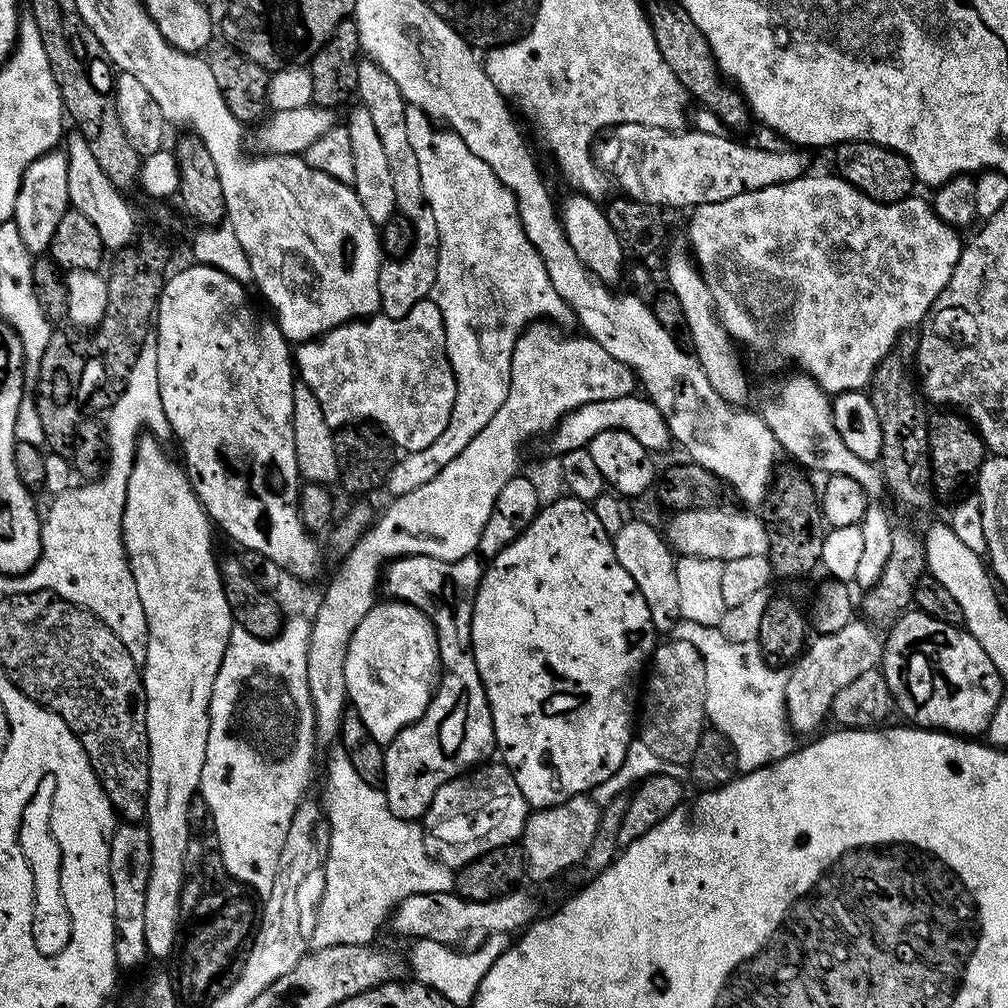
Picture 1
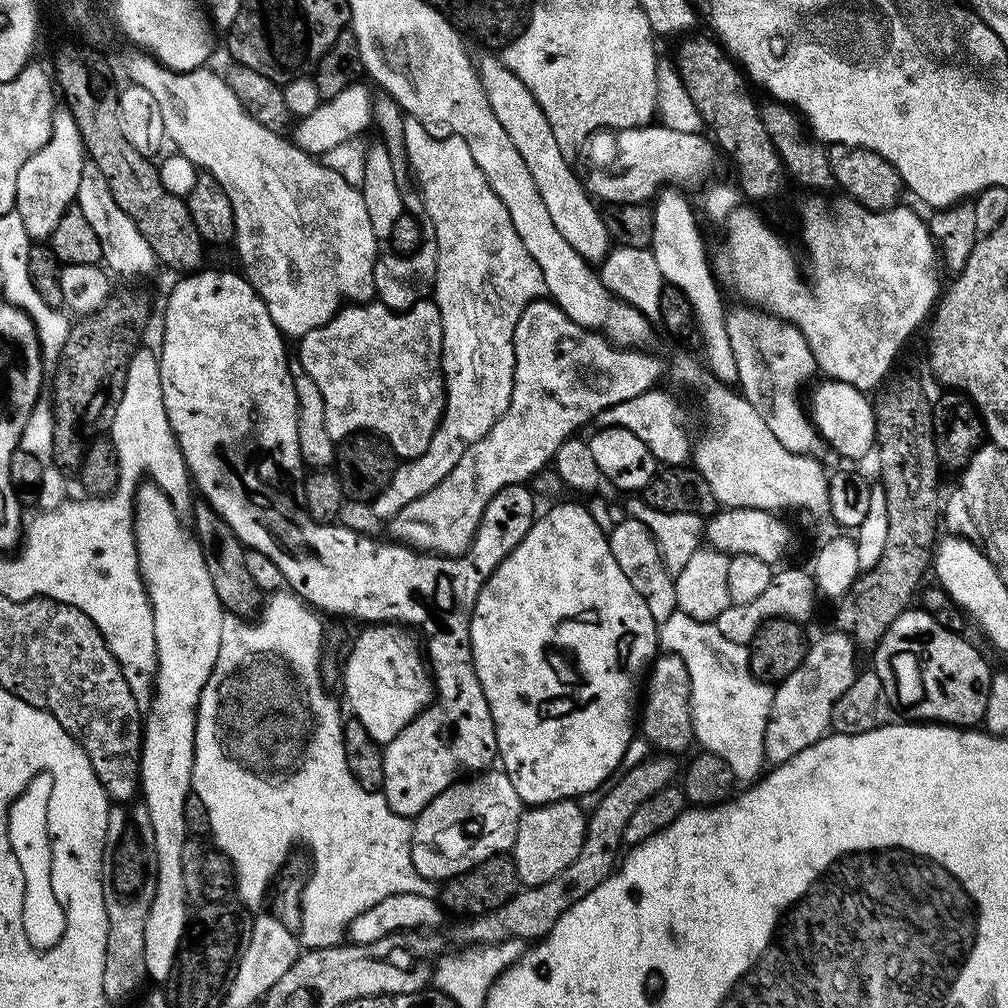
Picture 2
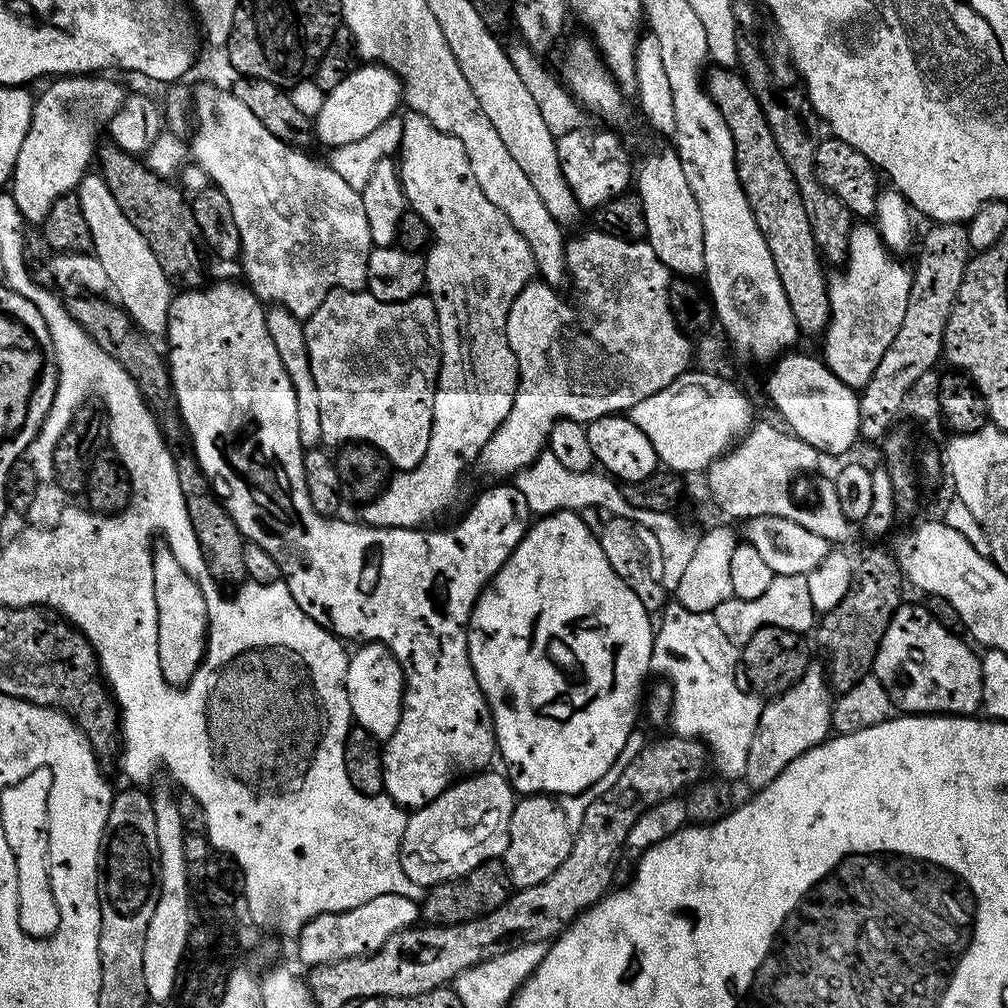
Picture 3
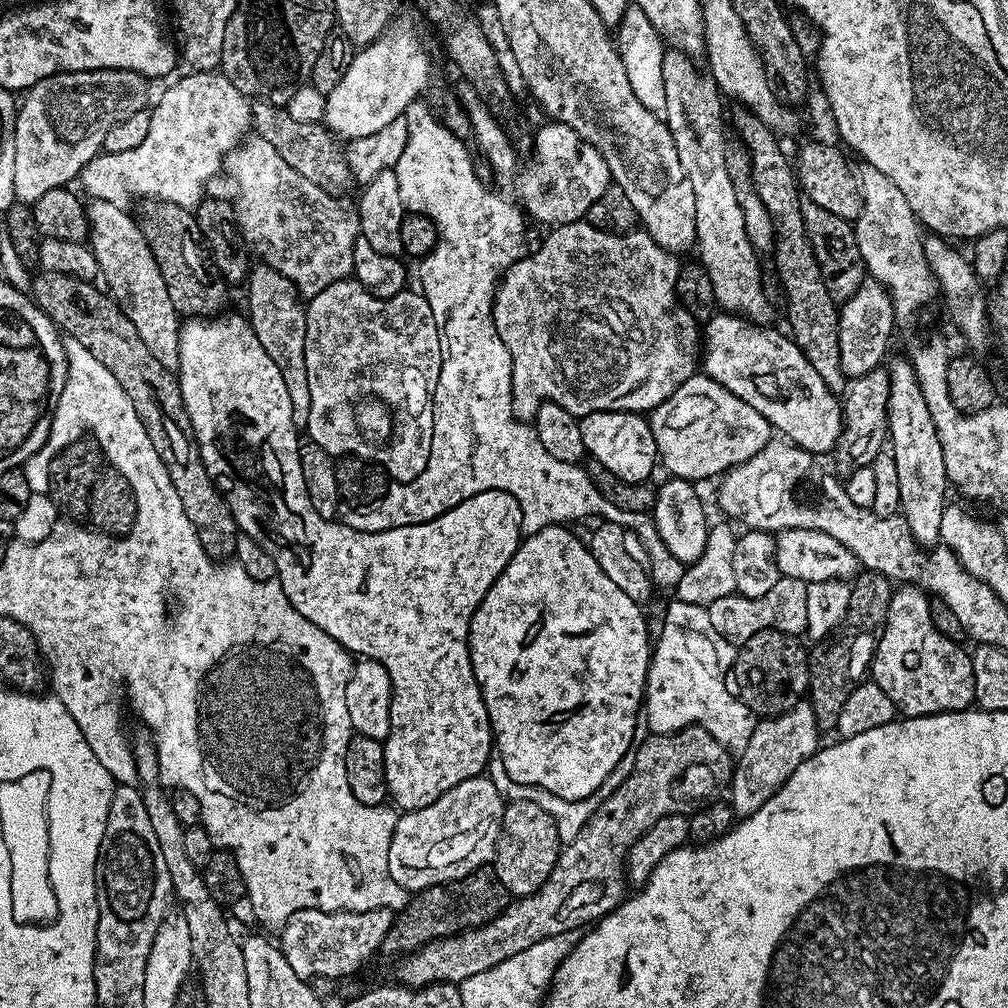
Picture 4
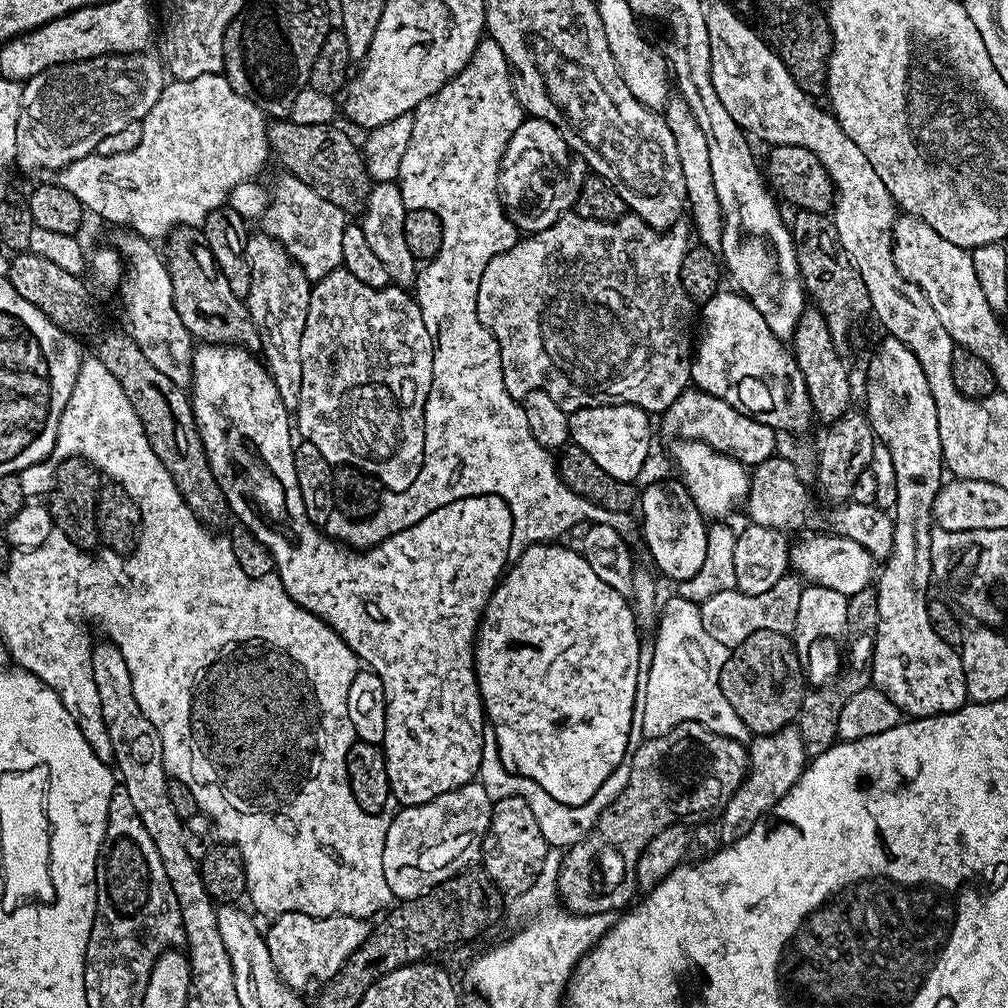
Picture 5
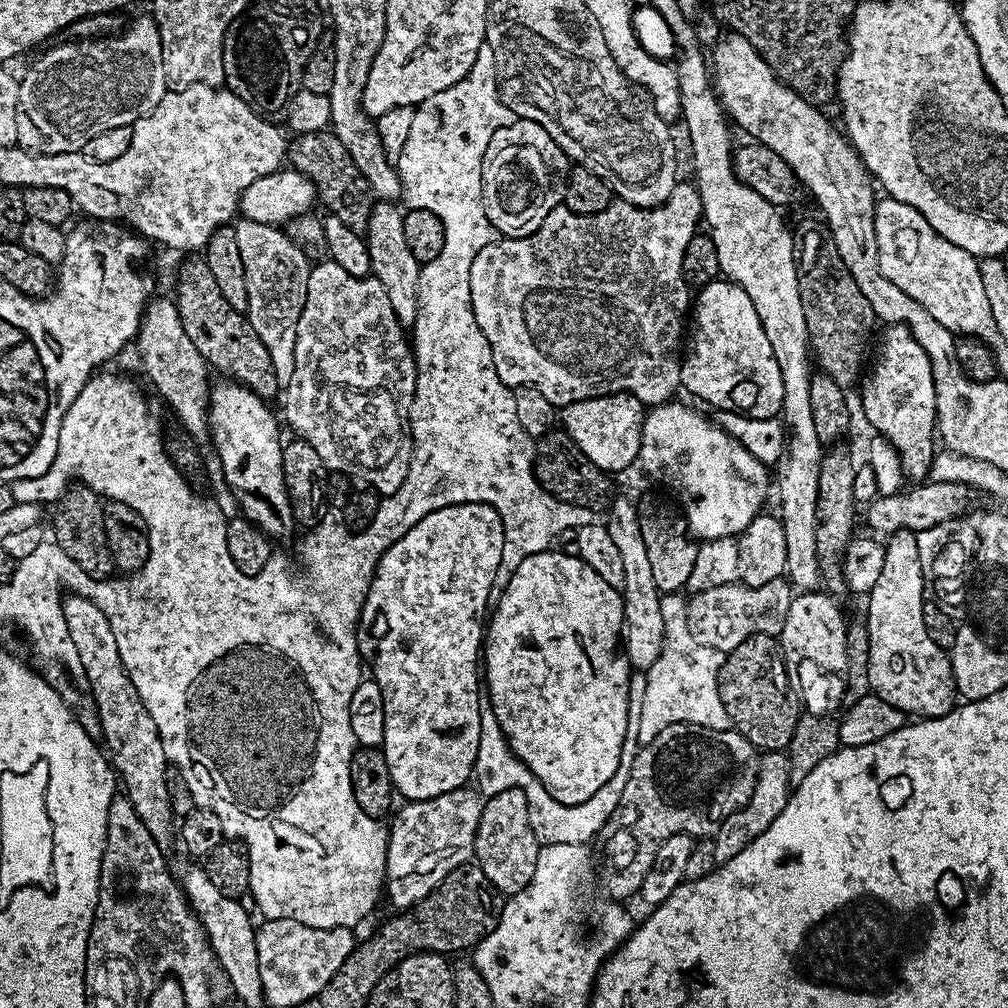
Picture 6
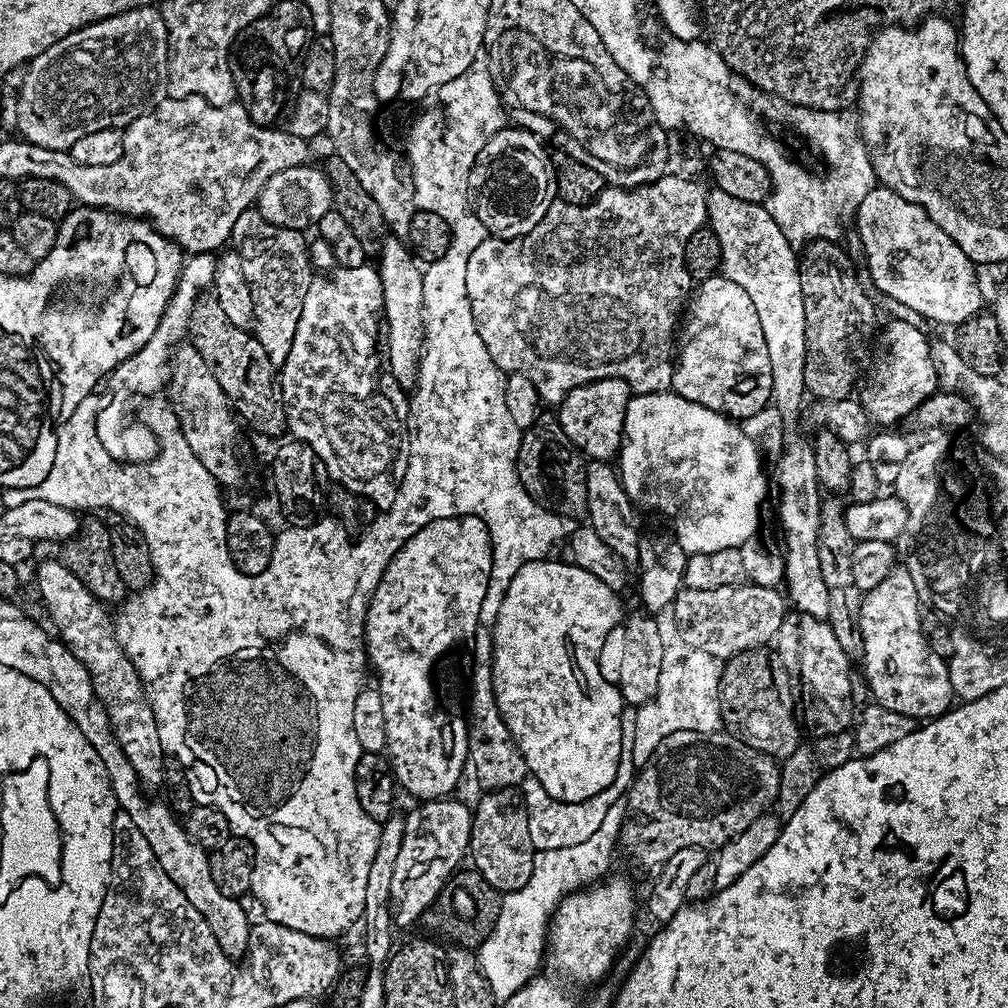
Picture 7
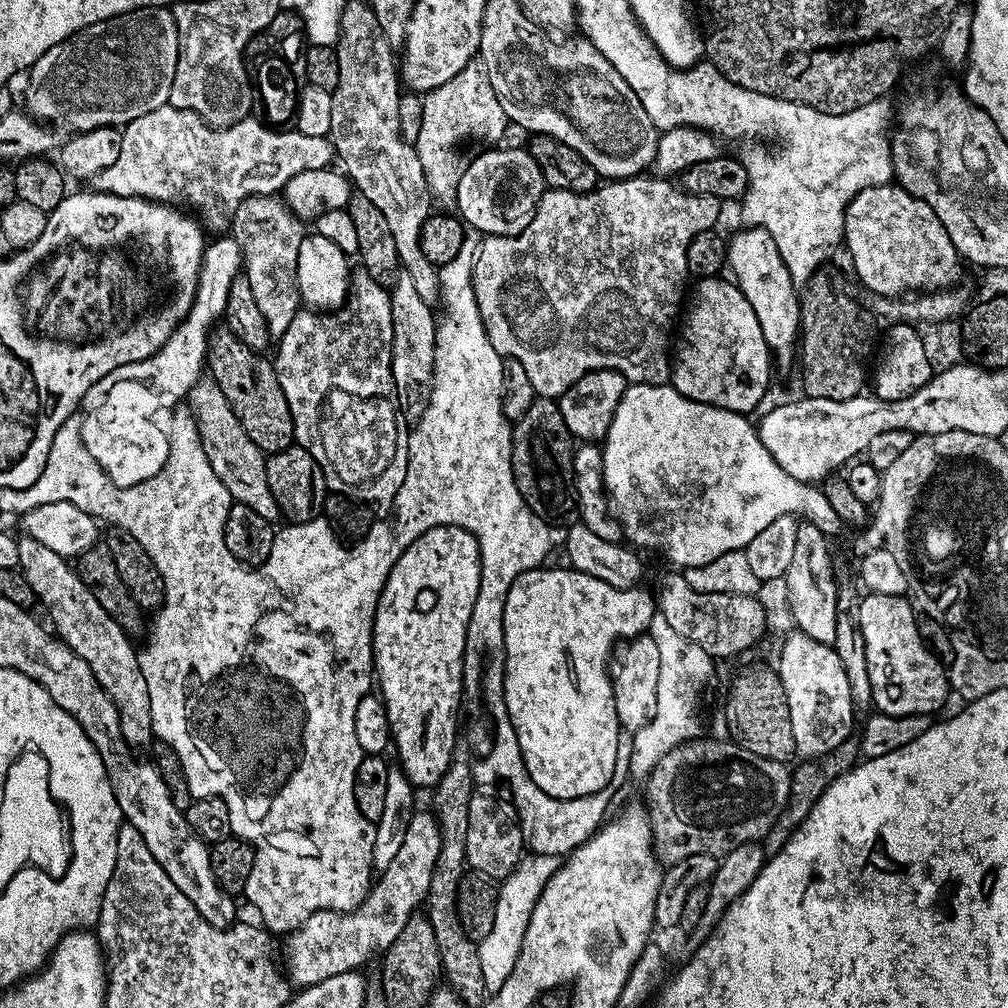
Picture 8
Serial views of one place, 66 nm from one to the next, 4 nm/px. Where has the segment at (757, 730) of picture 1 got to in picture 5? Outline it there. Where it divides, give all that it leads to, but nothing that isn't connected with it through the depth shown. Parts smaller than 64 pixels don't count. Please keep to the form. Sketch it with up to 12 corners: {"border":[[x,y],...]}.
{"border":[[672,594],[630,741],[687,720],[749,739],[722,694],[730,650]]}

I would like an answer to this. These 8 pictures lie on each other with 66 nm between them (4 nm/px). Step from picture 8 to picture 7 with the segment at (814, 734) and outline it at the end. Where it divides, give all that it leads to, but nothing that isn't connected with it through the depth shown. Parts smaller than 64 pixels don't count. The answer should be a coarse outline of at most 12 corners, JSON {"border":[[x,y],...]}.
{"border":[[789,611],[774,648],[813,702],[836,716],[850,657],[827,619]]}

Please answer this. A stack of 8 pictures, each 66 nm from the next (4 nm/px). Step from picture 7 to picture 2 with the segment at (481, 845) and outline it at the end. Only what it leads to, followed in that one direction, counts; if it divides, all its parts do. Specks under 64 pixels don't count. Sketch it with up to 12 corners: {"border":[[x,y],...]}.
{"border":[[575,799],[521,811],[510,855],[521,885],[546,884],[588,832]]}

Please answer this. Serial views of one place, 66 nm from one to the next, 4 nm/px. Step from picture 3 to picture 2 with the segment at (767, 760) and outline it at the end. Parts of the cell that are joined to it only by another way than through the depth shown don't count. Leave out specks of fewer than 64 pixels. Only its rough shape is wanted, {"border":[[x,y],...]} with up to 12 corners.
{"border":[[831,630],[775,685],[764,759],[823,740],[858,675],[858,645]]}

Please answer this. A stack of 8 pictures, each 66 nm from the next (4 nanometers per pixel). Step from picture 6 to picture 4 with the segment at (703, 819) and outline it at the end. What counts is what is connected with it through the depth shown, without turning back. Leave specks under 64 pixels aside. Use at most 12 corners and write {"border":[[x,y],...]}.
{"border":[[695,726],[649,735],[540,891],[415,948],[399,983],[459,986],[626,898],[630,846],[731,781]]}

